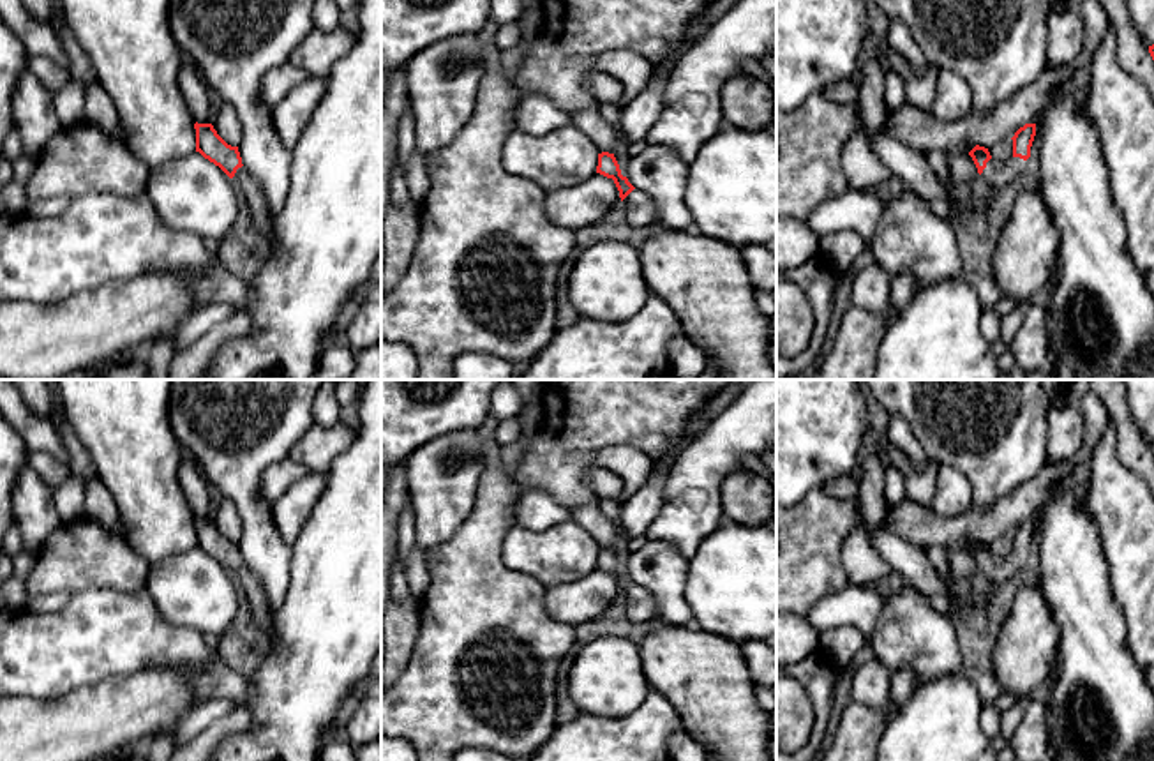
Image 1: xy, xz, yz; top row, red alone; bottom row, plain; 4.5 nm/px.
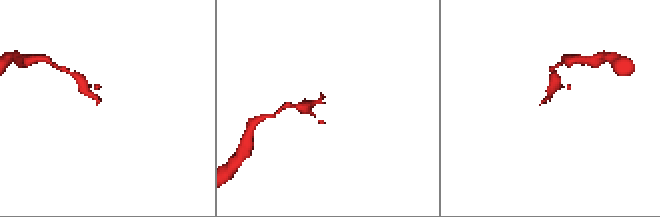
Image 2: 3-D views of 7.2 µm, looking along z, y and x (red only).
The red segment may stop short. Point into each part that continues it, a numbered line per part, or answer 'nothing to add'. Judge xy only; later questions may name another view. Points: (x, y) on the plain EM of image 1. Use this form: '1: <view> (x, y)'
1: xy (251, 590)

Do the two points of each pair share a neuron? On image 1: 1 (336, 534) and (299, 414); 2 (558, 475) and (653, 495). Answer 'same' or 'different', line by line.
1: different
2: different

